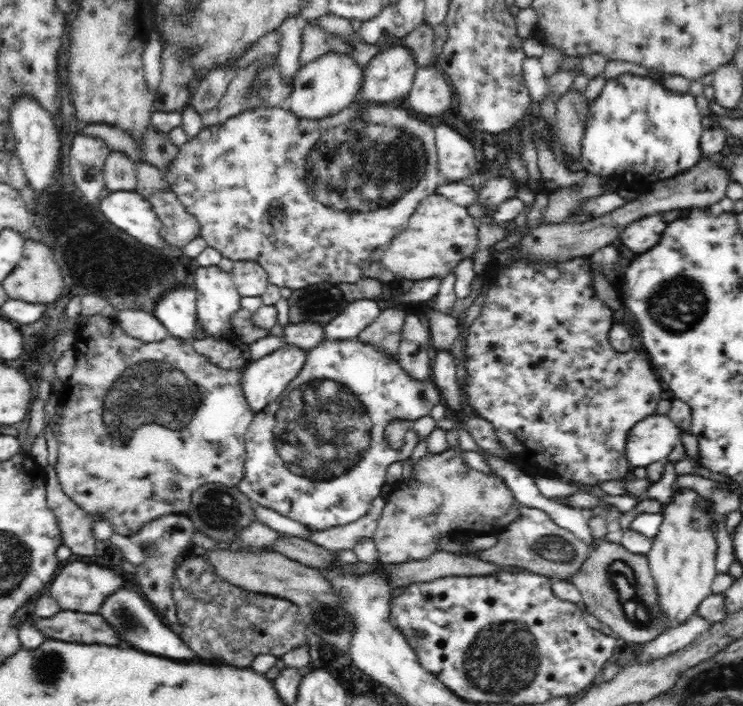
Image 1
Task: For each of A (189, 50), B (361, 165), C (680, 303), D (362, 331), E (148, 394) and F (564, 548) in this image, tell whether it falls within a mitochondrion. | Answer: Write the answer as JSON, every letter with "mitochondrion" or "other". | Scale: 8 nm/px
{"A":"mitochondrion","B":"mitochondrion","C":"mitochondrion","D":"other","E":"mitochondrion","F":"mitochondrion"}

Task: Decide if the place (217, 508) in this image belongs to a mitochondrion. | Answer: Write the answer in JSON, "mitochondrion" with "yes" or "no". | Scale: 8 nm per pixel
{"mitochondrion":"yes"}

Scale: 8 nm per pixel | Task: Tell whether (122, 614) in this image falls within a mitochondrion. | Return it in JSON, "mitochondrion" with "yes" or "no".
{"mitochondrion":"yes"}

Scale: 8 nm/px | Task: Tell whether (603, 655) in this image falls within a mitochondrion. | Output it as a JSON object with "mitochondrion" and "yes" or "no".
{"mitochondrion":"no"}

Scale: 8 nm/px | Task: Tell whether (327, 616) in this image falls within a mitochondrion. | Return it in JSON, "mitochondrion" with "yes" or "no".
{"mitochondrion":"yes"}

